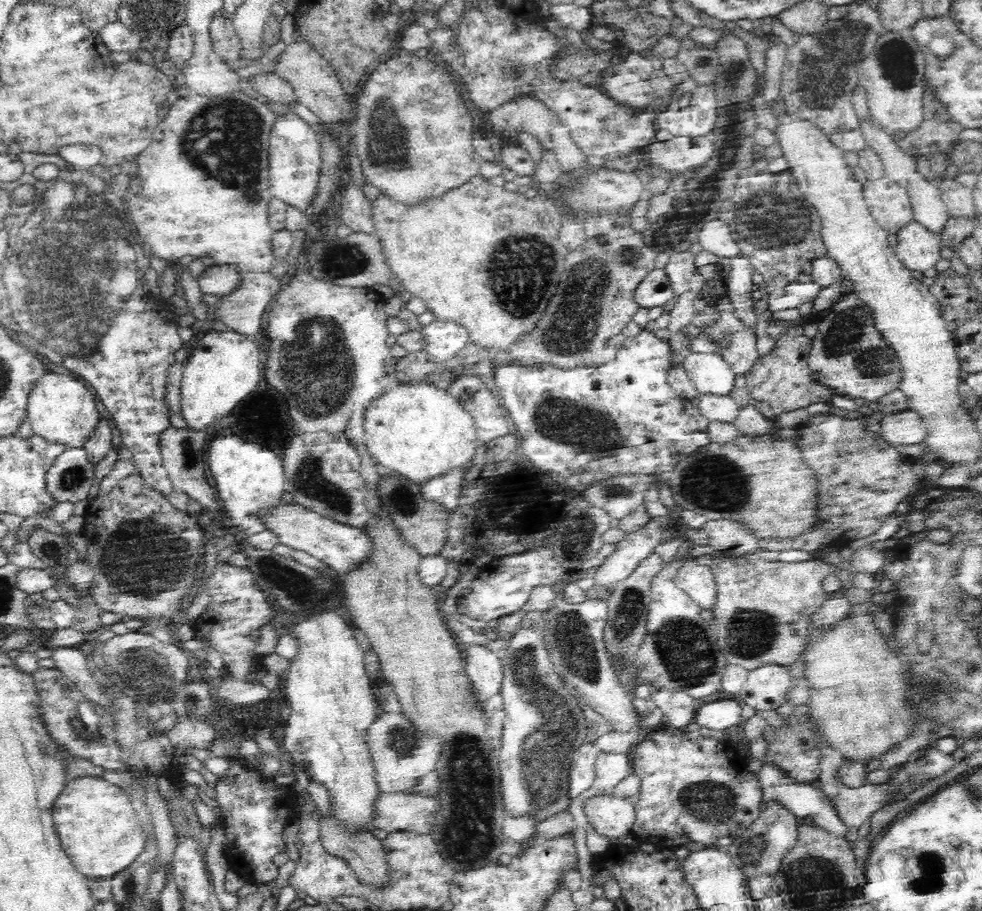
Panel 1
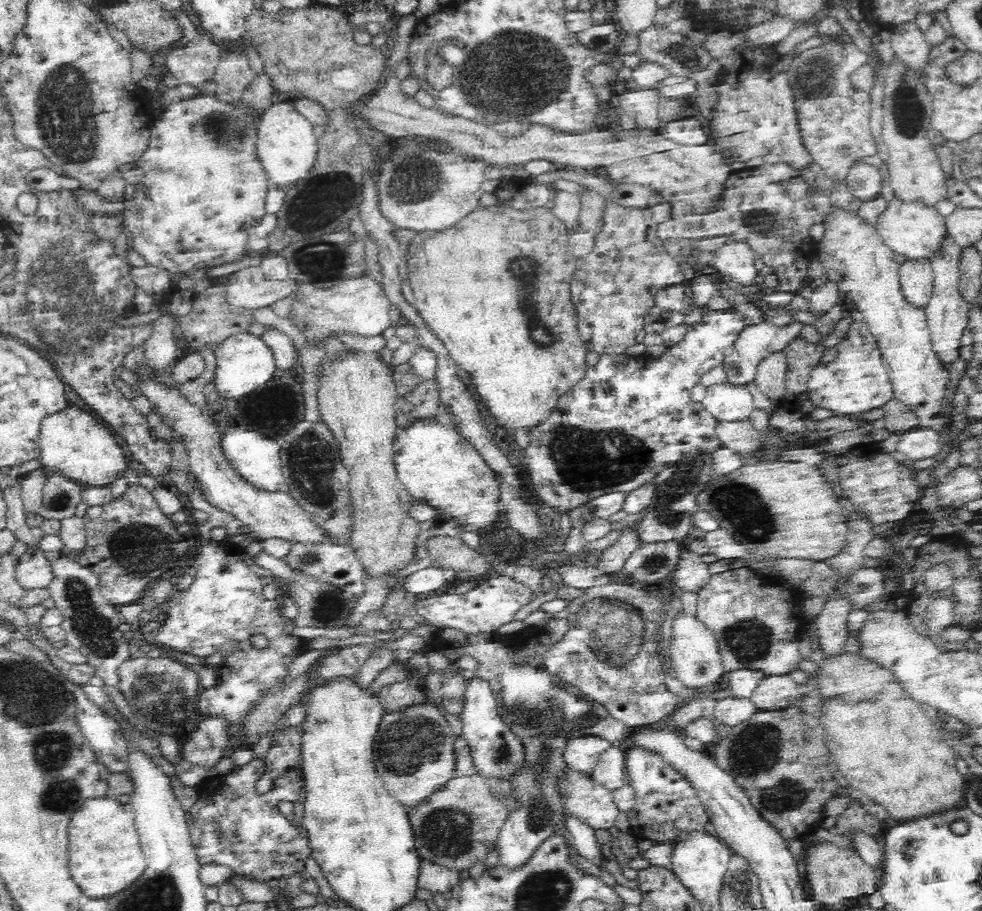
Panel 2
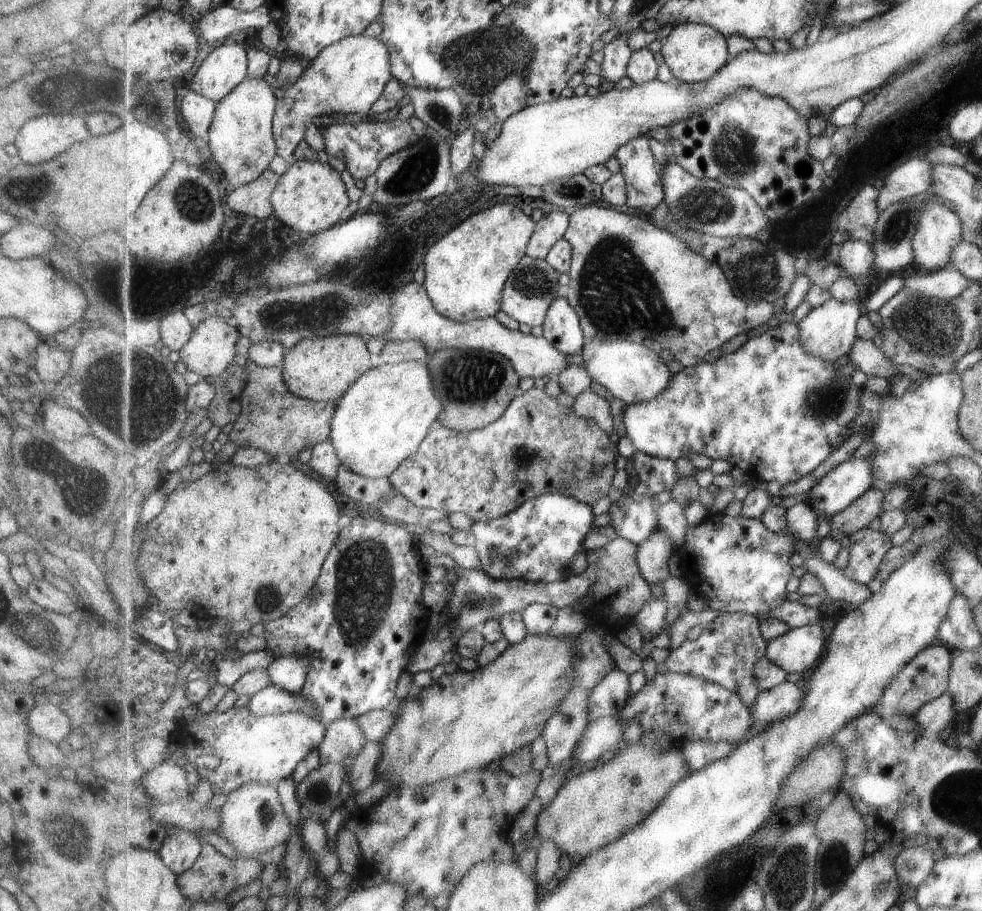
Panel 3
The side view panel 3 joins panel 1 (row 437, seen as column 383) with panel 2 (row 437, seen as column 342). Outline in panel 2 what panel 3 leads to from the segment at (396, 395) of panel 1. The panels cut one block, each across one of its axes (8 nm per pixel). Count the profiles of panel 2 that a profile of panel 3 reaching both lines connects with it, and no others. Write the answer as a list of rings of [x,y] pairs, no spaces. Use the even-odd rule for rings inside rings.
[[[435,419],[422,420],[410,424],[407,428],[397,428],[394,449],[398,480],[408,489],[414,500],[423,501],[437,512],[447,514],[455,524],[465,526],[467,530],[480,532],[503,522],[499,509],[500,483],[496,479],[496,473],[461,433],[438,424]]]

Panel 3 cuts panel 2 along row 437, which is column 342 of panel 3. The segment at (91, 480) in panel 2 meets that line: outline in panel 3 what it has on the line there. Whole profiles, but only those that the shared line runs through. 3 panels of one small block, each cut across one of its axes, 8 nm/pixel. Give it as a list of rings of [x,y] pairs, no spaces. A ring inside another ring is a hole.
[[[355,35],[327,46],[313,62],[305,63],[303,76],[289,88],[279,88],[277,75],[267,78],[277,96],[274,118],[277,154],[290,161],[295,148],[305,139],[313,116],[337,113],[370,116],[373,104],[381,98],[386,84],[394,76],[391,74],[389,46],[378,36]]]

